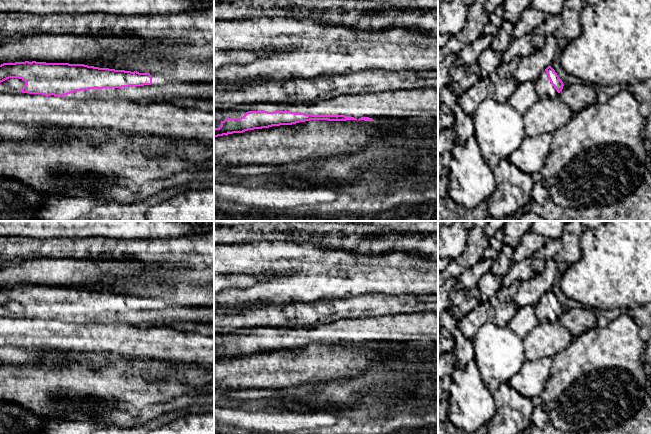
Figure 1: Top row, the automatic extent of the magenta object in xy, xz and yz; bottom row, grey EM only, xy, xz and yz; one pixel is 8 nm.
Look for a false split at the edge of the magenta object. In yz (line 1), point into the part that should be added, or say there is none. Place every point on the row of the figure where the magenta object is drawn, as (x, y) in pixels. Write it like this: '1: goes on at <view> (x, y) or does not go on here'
1: goes on at yz (545, 90)

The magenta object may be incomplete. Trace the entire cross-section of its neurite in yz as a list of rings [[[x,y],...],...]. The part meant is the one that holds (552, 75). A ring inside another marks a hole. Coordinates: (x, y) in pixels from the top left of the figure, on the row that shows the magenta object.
[[[548,66],[541,72],[534,84],[537,87],[539,99],[554,99],[559,97],[559,93],[564,86],[562,80],[551,66]]]

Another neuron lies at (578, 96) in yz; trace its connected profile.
[[[590,84],[564,85],[559,98],[573,114],[597,102],[597,93]]]

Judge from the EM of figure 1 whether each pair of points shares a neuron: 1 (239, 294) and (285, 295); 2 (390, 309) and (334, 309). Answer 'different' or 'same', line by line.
1: same
2: same

